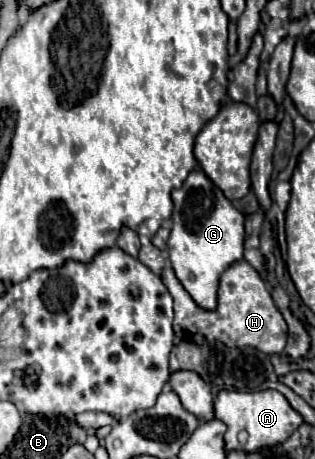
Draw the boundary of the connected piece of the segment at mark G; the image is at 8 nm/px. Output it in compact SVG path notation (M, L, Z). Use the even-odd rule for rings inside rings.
M194 169L180 189L172 191L172 201L174 211L168 237L172 269L200 307L214 309L222 271L242 259L244 253L244 215L232 207L214 183L210 183L202 169Z

